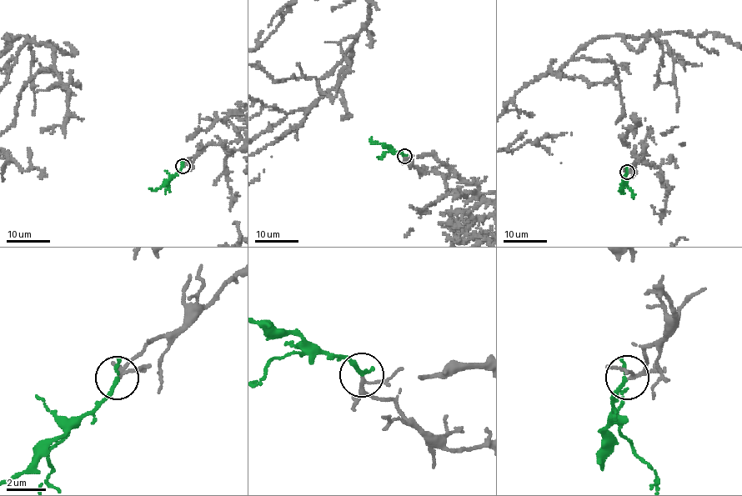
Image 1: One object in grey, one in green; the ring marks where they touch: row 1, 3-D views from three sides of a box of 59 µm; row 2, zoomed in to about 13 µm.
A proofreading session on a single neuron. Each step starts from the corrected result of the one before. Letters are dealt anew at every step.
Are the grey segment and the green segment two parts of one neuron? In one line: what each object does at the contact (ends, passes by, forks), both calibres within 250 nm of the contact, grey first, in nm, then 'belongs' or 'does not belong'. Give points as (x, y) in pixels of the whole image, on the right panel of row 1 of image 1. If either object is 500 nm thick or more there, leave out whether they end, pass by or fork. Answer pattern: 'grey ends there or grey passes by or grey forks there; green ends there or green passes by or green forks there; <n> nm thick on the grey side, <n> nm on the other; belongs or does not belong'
grey forks there; green passes by; 110 nm thick on the grey side, 160 nm on the other; belongs

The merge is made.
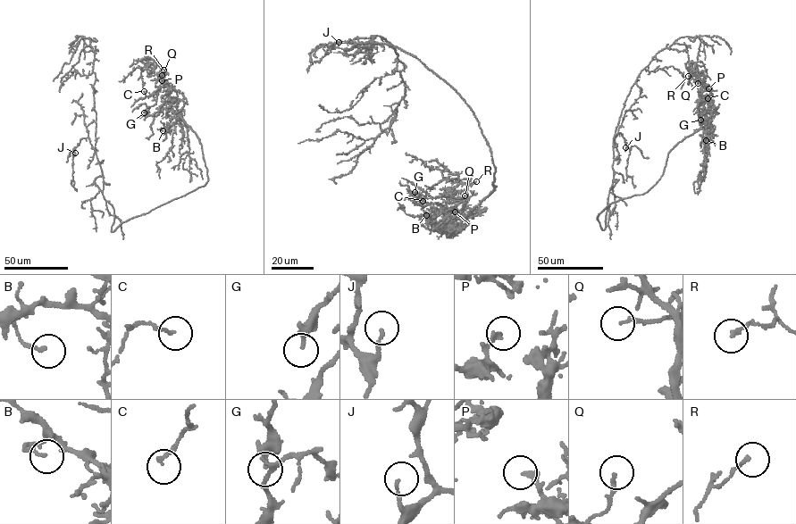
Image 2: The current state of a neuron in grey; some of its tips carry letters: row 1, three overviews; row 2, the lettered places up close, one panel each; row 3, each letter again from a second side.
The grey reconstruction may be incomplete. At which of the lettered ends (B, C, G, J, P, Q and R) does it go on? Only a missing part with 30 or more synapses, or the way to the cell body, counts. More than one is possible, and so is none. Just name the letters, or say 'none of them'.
none of them

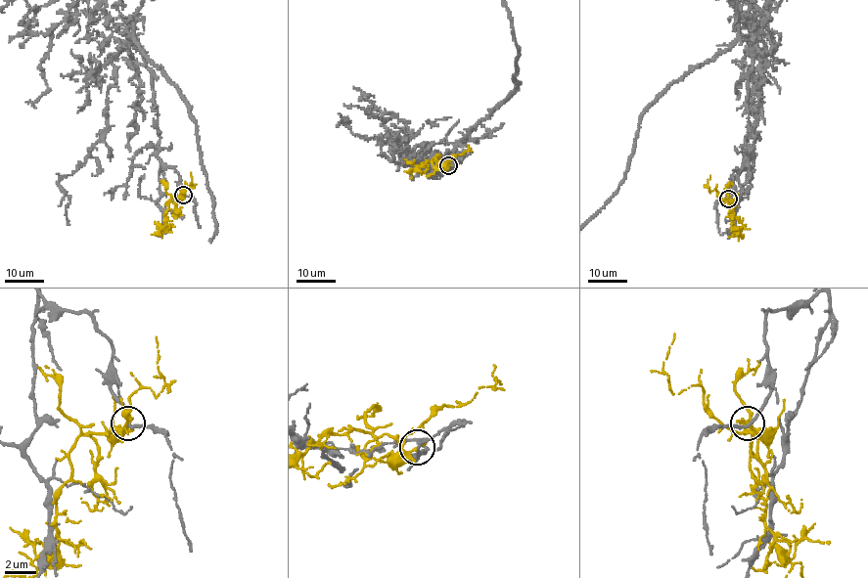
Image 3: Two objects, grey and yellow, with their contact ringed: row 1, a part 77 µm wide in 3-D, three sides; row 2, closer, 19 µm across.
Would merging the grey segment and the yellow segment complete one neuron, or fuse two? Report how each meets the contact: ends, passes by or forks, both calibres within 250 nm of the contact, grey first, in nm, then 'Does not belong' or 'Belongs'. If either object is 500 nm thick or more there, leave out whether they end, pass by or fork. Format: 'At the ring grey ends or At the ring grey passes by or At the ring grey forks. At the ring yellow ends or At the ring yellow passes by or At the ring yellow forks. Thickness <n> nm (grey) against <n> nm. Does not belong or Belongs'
At the ring grey passes by. At the ring yellow passes by. Thickness 190 nm (grey) against 180 nm. Does not belong

